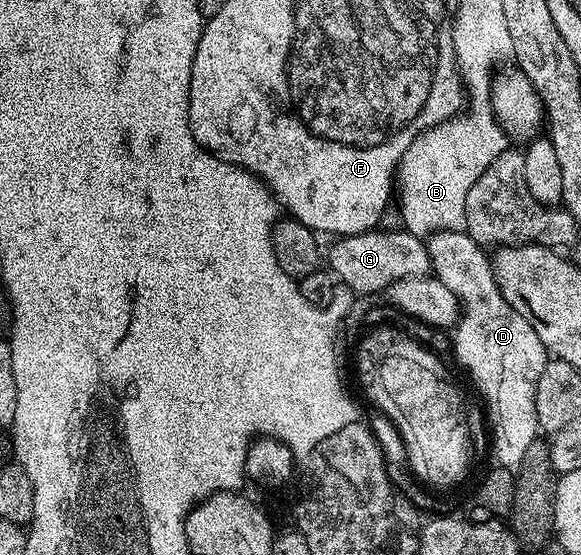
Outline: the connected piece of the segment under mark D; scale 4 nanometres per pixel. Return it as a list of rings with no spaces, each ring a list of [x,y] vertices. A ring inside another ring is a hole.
[[[467,230],[436,231],[427,236],[426,242],[435,278],[440,279],[442,285],[446,285],[446,289],[450,289],[463,304],[460,322],[454,328],[455,358],[462,365],[472,368],[472,374],[476,375],[477,383],[480,383],[484,394],[488,395],[489,402],[492,402],[499,457],[503,463],[511,465],[524,462],[526,449],[530,449],[530,445],[536,440],[541,430],[538,409],[535,405],[535,393],[538,389],[538,377],[542,377],[542,369],[548,364],[549,353],[542,345],[538,333],[534,333],[534,325],[530,325],[530,321],[526,321],[526,317],[522,317],[518,309],[514,309],[504,300],[492,272],[489,252],[473,241],[468,236]]]

